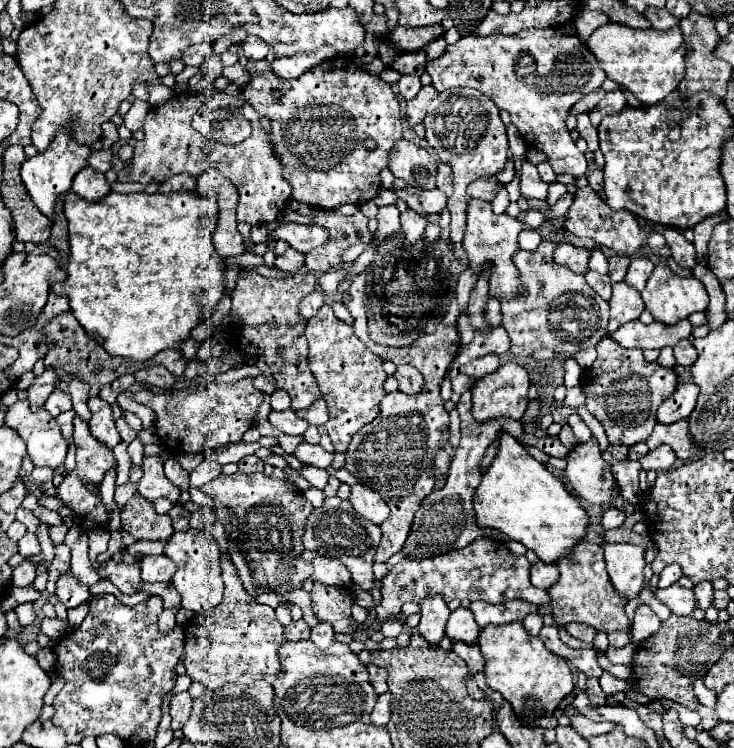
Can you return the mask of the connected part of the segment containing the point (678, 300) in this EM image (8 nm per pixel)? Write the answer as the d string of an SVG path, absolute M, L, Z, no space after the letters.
M658 264L654 268L654 272L648 278L646 288L642 290L642 298L644 298L646 310L654 316L656 322L662 322L662 324L676 324L676 322L688 318L692 312L706 310L706 306L708 306L708 294L706 294L704 284L700 280L696 280L694 276L690 276L690 278L676 276L666 264Z

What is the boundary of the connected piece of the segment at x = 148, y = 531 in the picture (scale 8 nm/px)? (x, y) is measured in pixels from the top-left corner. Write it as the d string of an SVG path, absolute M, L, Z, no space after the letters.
M134 494L120 514L122 530L136 540L168 540L174 534L168 514L156 514L152 504L140 494Z

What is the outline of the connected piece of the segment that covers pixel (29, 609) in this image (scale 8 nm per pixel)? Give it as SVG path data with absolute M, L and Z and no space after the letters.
M24 603L19 605L15 609L18 616L18 620L22 626L27 626L33 623L35 619L33 605L34 603Z

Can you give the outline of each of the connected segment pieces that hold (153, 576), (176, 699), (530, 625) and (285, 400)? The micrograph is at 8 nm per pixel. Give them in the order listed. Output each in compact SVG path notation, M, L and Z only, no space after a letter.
M142 556L138 562L142 570L142 580L144 582L170 582L174 576L174 562L170 558L162 556Z
M180 692L180 694L172 696L172 700L170 700L172 730L180 730L184 726L184 722L190 716L190 708L192 708L192 698L188 692Z
M530 614L530 616L526 616L522 624L524 624L524 628L526 628L530 634L534 634L534 636L536 636L536 634L542 630L542 626L544 626L540 614Z
M284 390L272 394L272 410L290 410L290 396Z

